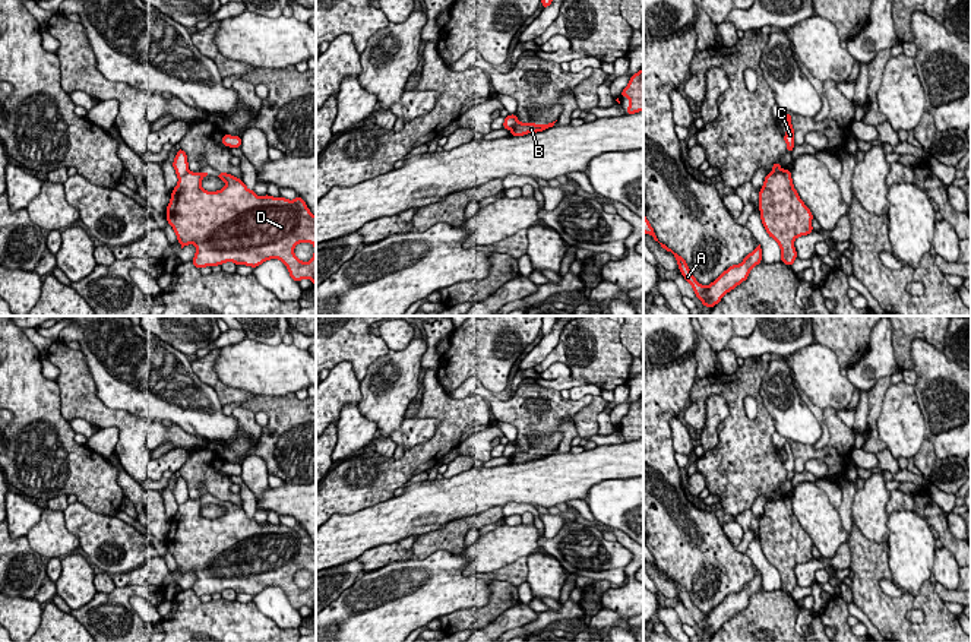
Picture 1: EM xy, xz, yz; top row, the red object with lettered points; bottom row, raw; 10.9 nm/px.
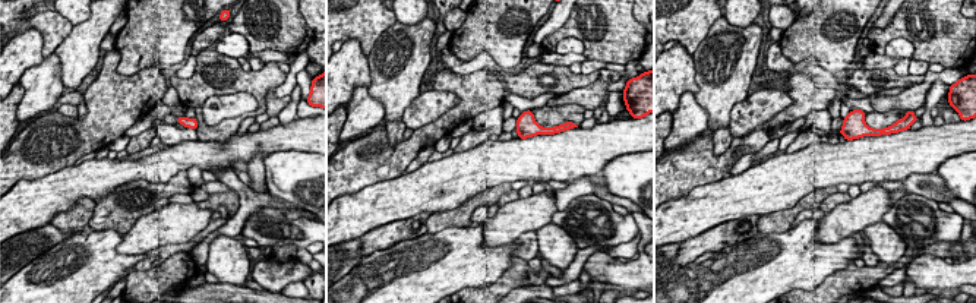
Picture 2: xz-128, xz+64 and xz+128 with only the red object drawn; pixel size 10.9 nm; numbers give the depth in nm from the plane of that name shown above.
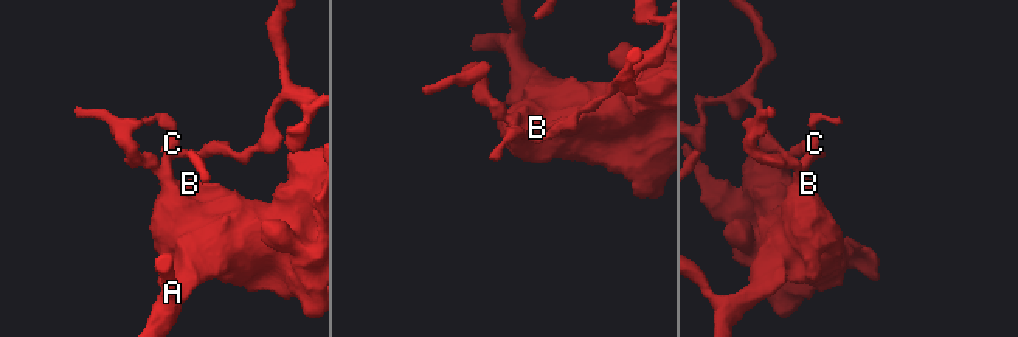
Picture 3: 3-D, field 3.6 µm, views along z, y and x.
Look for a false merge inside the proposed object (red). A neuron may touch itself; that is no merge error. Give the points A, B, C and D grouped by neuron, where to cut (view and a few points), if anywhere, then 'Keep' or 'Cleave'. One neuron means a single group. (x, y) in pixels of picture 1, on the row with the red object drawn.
Groups: A B D / C. Split along xz (512, 114), (515, 122), (511, 129). Cleave

